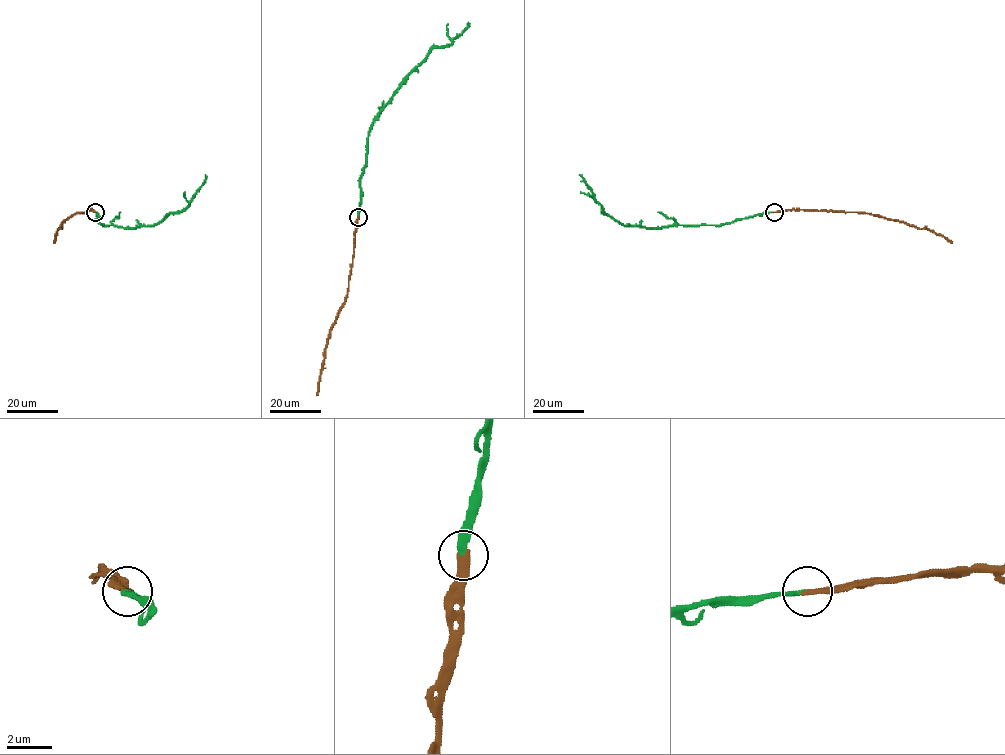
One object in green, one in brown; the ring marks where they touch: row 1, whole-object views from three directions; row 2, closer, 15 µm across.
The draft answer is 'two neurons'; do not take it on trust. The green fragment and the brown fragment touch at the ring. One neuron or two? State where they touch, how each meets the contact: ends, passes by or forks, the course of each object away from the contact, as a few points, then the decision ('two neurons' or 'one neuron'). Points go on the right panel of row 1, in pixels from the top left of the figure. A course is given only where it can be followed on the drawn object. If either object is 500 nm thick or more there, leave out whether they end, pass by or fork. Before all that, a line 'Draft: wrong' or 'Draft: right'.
Draft: wrong
place (774, 212); green ends; brown ends; course green (774, 212), (721, 224), (657, 228), (622, 225), (604, 213), (579, 174); course brown (774, 212), (815, 210), (880, 215), (931, 230), (952, 243); one neuron

